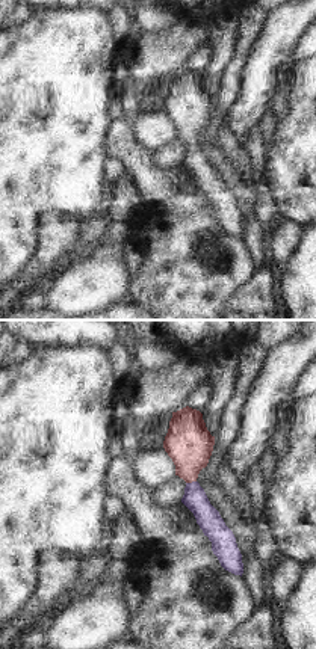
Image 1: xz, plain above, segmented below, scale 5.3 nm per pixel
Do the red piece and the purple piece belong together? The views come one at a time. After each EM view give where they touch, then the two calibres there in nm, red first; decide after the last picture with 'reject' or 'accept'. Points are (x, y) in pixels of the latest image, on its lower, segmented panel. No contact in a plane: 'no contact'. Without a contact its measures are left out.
meets red at (191, 482); 240 nm thick on the red side, 130 nm on the other

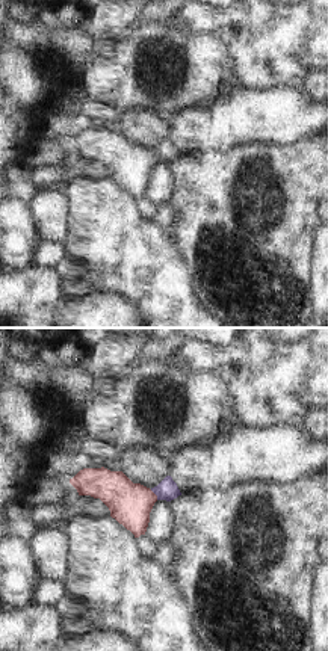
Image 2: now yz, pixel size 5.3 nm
meets red at (154, 494); 220 nm thick on the red side, 110 nm on the other

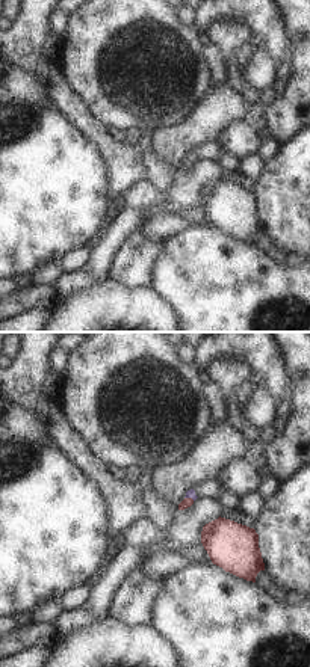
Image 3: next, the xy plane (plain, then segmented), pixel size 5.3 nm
meets red at (189, 498); 50 nm thick on the red side, 50 nm on the other

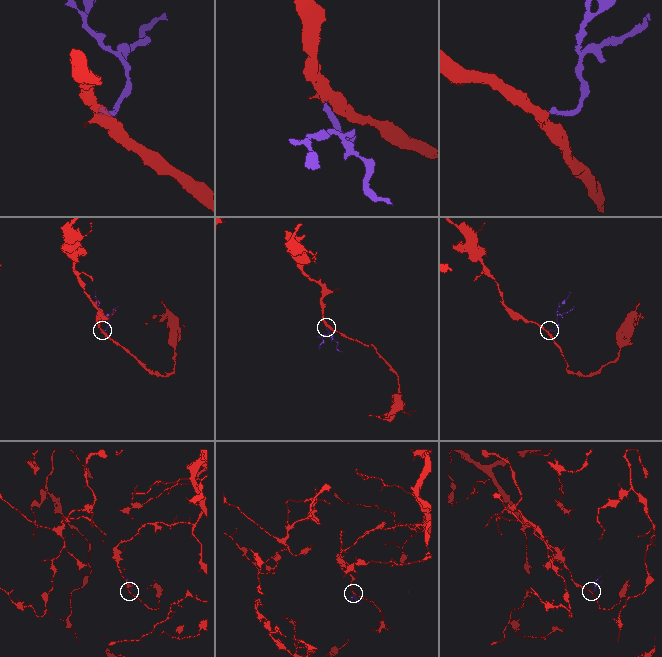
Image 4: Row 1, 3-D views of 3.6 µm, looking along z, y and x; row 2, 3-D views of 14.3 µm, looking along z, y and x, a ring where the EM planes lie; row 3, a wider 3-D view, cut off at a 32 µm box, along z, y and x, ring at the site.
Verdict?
accept

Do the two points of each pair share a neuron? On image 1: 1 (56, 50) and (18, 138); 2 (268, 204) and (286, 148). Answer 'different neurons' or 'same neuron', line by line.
1: same neuron
2: different neurons

